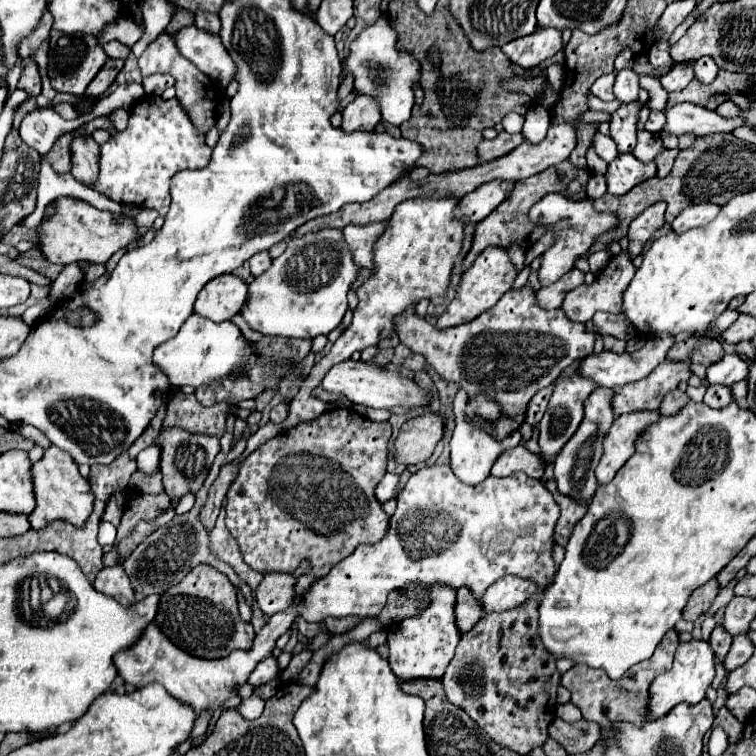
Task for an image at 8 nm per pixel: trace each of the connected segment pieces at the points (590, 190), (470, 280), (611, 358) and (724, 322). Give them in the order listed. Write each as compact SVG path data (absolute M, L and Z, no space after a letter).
M592 175L586 186L586 194L591 199L600 198L607 191L604 175Z
M504 247L486 249L486 253L482 253L482 257L478 257L478 261L474 261L474 265L464 273L462 285L458 287L458 293L456 293L456 299L440 315L436 327L446 329L446 327L462 325L462 323L468 323L468 321L476 319L480 313L494 307L506 291L512 289L516 277L518 277L518 271L516 271L514 263L510 261L508 249L504 249Z
M650 337L646 341L646 345L634 353L614 353L614 351L606 351L606 349L602 353L592 353L580 361L578 375L596 381L602 387L622 387L626 383L640 381L646 375L650 375L650 371L656 369L666 359L666 353L672 347L672 343L674 343L672 337Z
M726 309L726 313L722 313L722 317L718 317L718 321L710 327L710 333L720 335L724 329L728 329L736 321L736 317L740 317L740 313L736 309Z

